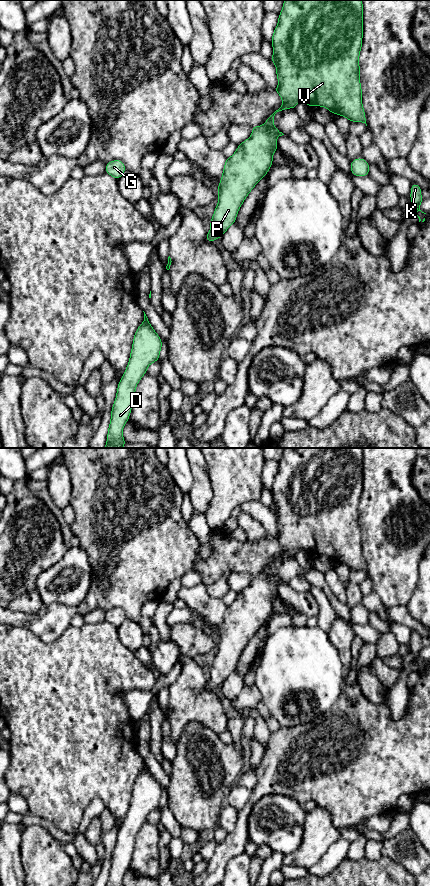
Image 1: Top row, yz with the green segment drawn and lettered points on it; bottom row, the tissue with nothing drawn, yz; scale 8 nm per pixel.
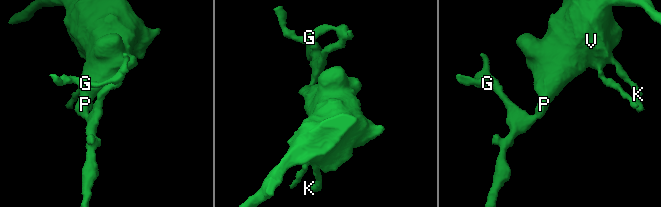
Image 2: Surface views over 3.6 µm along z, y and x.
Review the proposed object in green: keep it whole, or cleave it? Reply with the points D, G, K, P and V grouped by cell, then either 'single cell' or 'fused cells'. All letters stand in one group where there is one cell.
groups D G K P V; single cell

